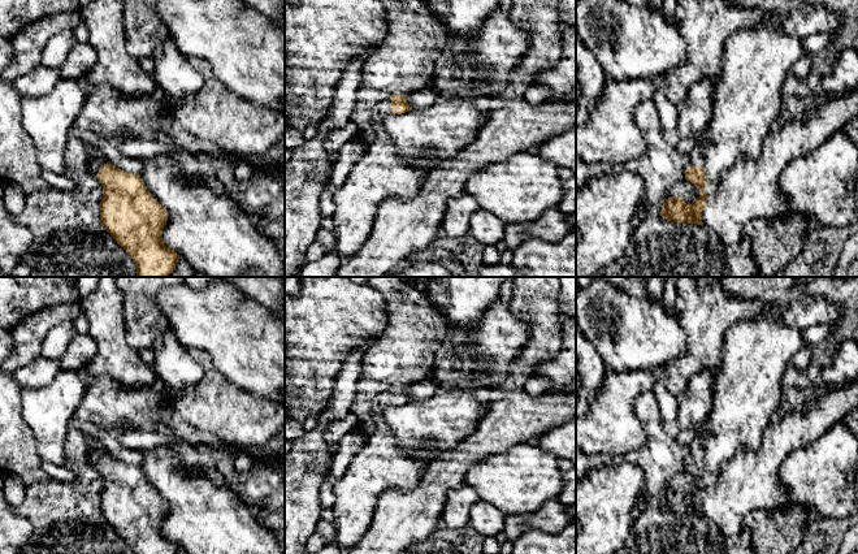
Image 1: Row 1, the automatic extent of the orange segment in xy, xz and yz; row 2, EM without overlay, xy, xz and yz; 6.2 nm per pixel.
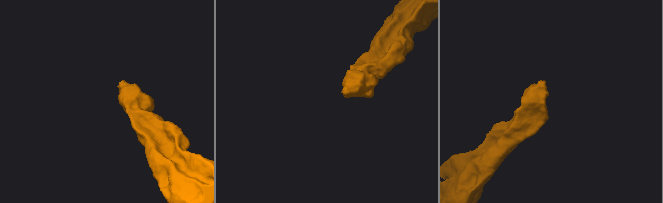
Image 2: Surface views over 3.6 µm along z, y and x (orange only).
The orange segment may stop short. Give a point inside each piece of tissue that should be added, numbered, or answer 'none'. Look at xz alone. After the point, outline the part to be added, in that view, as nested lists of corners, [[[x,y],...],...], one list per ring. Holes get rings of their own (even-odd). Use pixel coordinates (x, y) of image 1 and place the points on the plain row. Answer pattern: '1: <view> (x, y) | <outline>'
1: xz (381, 463) | [[[391,391],[372,397],[374,432],[367,437],[347,473],[333,481],[337,544],[343,551],[368,531],[380,495],[389,488],[413,489],[425,464],[404,453],[387,428],[382,410],[391,406]]]

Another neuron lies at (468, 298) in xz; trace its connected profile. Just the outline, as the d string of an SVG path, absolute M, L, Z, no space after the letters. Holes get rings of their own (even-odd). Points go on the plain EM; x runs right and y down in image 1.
M443 277L447 306L443 315L450 329L477 328L488 307L499 299L502 285L514 277Z

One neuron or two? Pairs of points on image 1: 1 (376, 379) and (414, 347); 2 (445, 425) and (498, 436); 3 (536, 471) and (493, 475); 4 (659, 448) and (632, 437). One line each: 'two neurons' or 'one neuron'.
1: one neuron
2: two neurons
3: one neuron
4: two neurons

